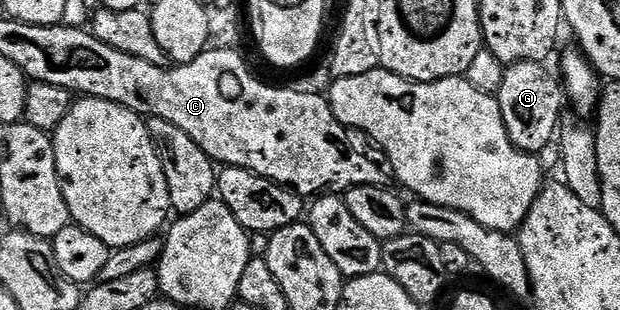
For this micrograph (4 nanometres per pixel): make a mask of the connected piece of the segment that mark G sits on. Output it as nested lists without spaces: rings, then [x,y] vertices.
[[[515,62],[506,69],[503,84],[495,96],[503,112],[503,124],[511,144],[528,154],[538,155],[549,141],[556,139],[563,117],[563,86],[545,71],[540,62]]]

